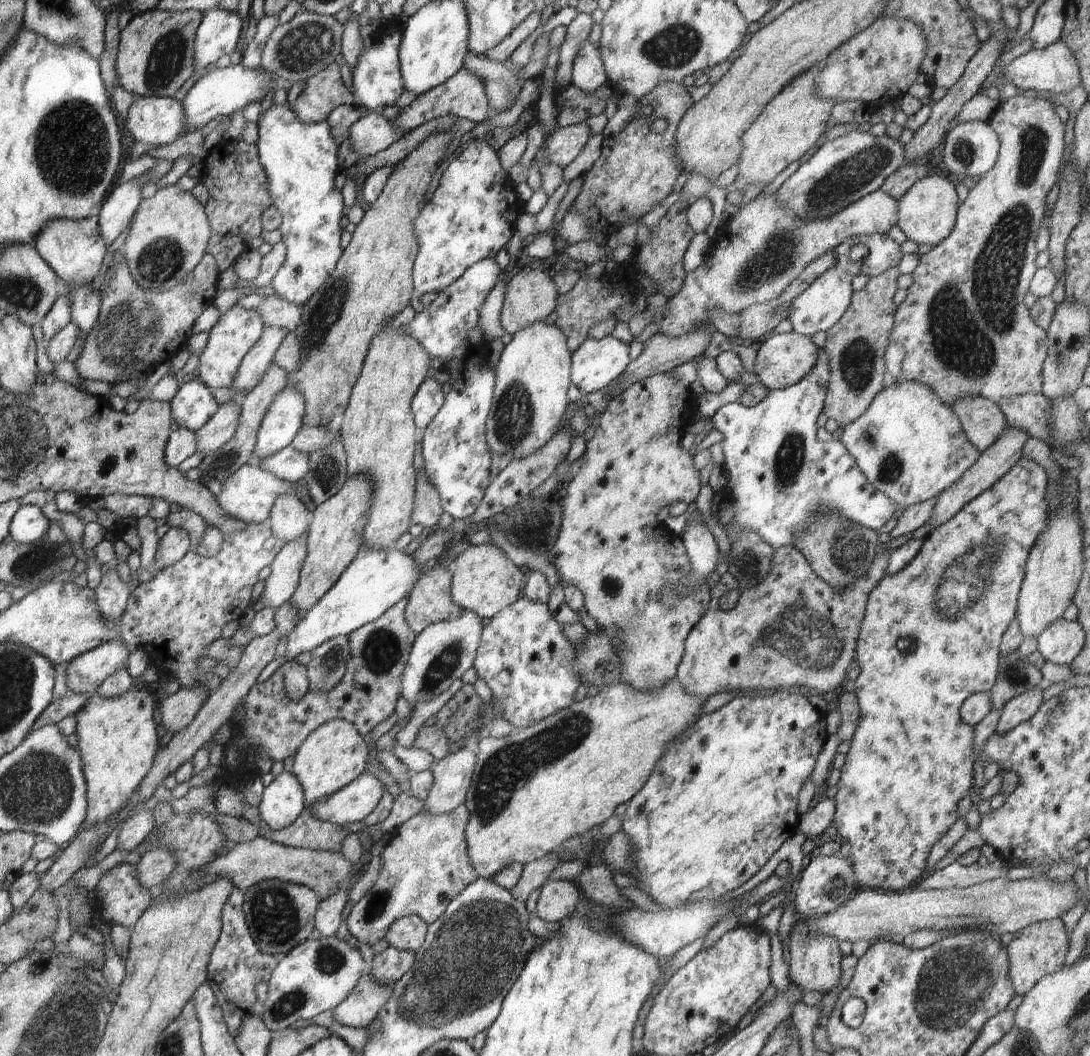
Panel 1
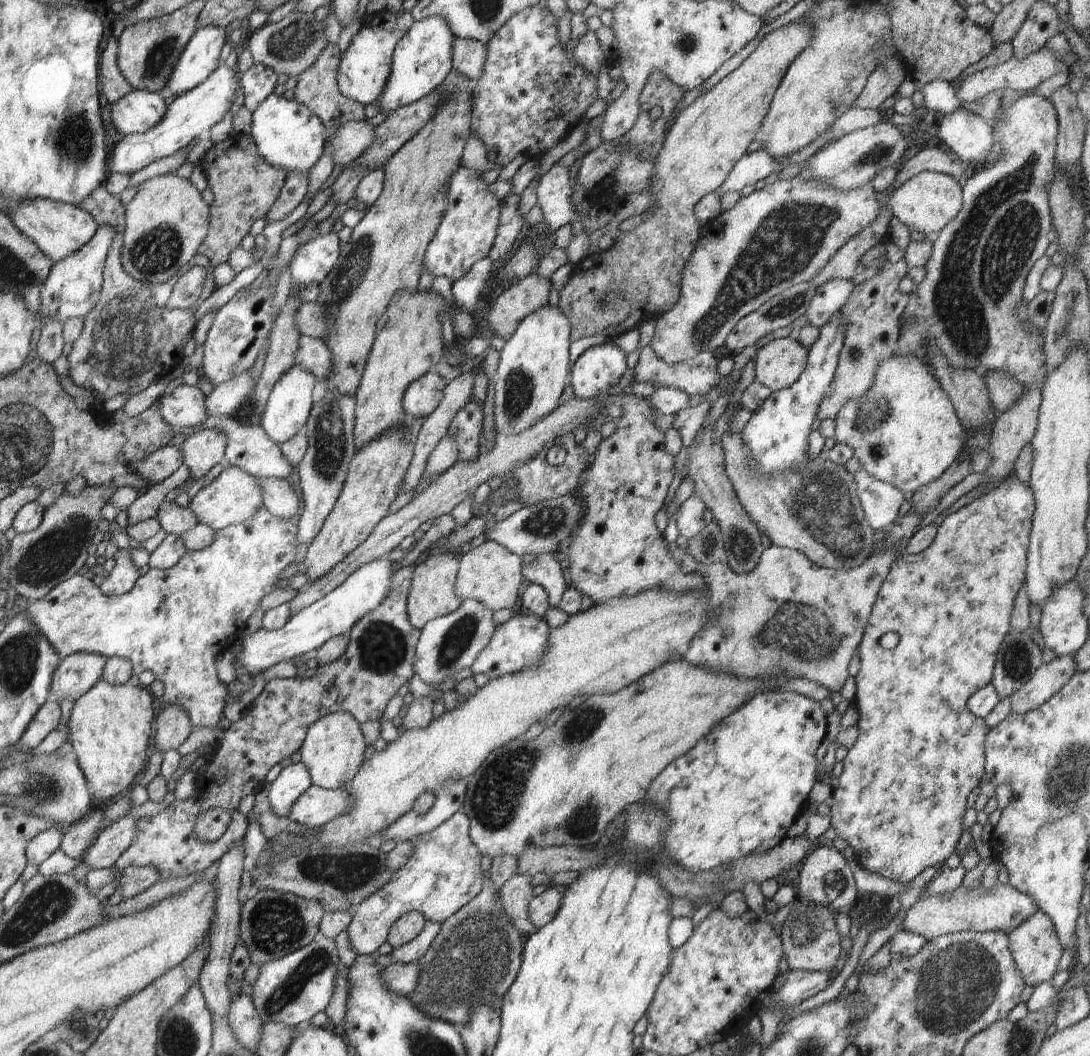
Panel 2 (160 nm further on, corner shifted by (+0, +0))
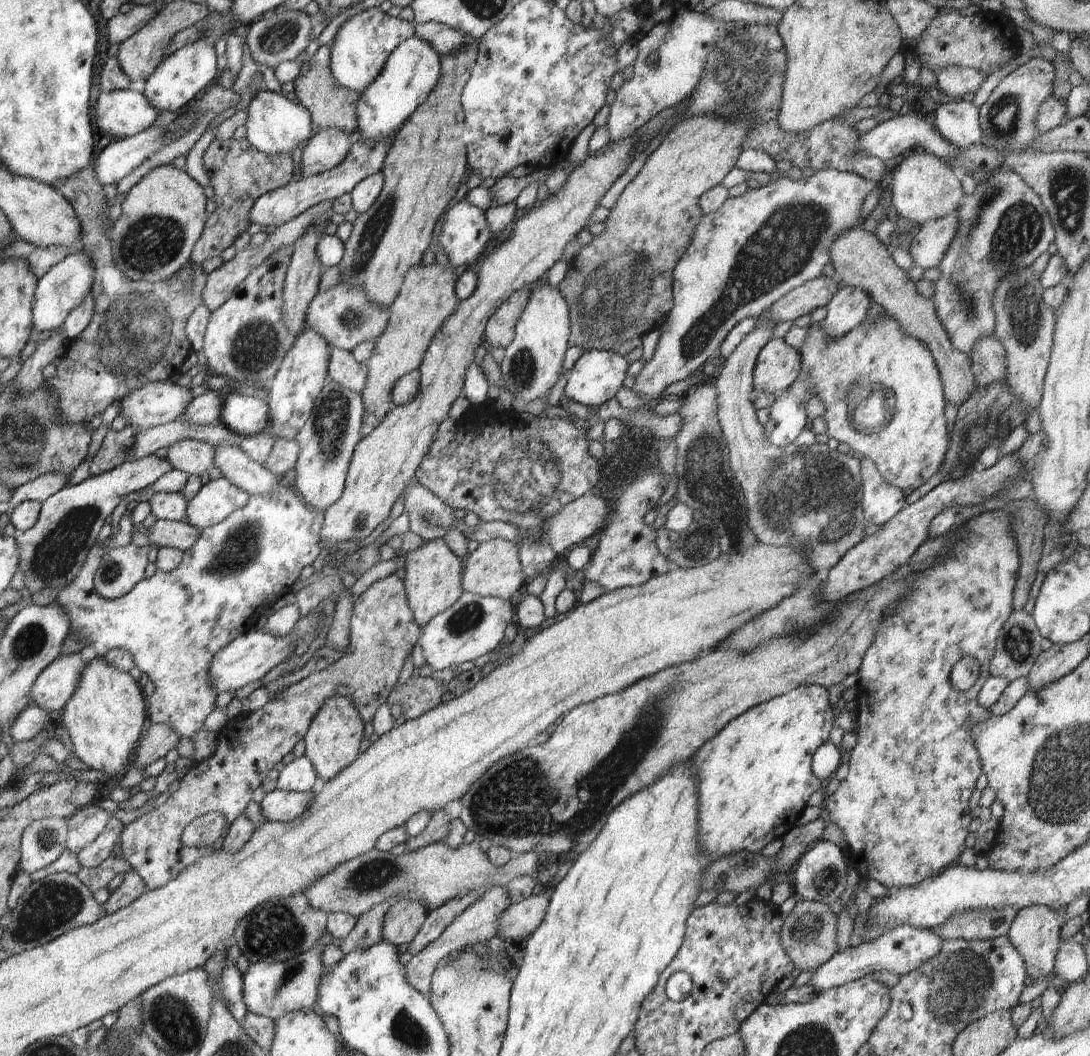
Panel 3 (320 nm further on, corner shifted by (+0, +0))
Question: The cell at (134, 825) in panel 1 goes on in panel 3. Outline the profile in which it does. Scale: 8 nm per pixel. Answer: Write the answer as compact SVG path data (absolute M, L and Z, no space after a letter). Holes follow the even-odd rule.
M111 817L104 831L92 842L78 852L78 862L81 868L96 868L109 856L114 856L121 846L121 834L125 825L118 818Z

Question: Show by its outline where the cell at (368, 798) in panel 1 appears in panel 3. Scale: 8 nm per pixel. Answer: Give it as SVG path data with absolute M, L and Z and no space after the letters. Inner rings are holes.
M320 784L309 792L293 792L275 789L264 796L260 804L262 816L266 821L280 821L284 823L298 819L308 812L310 802L314 800L314 794L320 790Z

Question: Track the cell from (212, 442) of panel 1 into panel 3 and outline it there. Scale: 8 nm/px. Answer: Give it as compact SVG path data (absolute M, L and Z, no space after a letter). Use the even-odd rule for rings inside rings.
M185 439L168 448L166 460L180 476L198 475L212 469L214 465L214 445L205 441Z

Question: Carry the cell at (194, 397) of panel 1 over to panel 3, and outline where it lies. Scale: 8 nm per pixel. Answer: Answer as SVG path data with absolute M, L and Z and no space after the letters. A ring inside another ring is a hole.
M171 381L150 382L120 400L120 415L136 430L178 420L193 400L191 389Z

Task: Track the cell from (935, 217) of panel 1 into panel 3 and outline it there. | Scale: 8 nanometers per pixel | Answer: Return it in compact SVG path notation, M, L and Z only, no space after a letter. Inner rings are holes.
M930 152L909 154L896 172L887 177L892 186L892 205L896 213L920 227L928 220L940 220L956 212L965 198L960 176Z

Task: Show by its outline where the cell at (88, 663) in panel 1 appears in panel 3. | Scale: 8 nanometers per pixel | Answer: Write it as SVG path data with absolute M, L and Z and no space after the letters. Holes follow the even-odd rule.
M80 652L58 657L52 664L42 670L42 673L38 676L36 682L34 682L33 688L30 688L30 702L58 717L62 713L64 706L68 703L68 700L72 697L72 694L76 692L76 686L80 682L82 670L88 664L90 664L90 661L85 662Z

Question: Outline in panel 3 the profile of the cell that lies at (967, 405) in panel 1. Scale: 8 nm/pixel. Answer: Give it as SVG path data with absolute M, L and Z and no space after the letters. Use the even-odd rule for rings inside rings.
M862 225L844 230L842 236L836 236L830 248L830 259L841 285L859 287L866 291L898 324L898 329L902 330L902 334L918 340L927 348L936 364L948 402L962 406L978 390L968 356L953 348L950 336L946 334L938 320L932 300L918 294L915 284L896 265L891 251L877 239L875 234L866 232Z

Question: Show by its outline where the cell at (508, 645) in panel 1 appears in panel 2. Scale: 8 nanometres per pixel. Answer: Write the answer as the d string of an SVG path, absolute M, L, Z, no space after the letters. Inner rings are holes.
M523 611L520 616L514 615L508 622L495 628L490 642L480 651L471 666L473 674L486 674L492 680L537 665L546 650L550 629L551 626L544 618L534 613Z

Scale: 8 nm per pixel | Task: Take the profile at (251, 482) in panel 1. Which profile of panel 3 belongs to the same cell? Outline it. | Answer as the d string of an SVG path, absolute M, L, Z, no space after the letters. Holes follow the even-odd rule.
M222 476L204 484L187 503L185 522L200 530L210 528L226 520L234 510L244 508L251 496Z

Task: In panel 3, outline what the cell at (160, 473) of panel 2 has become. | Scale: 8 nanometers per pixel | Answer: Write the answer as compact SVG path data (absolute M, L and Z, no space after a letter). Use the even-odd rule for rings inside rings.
M152 454L141 460L128 460L110 472L93 475L44 500L36 525L28 531L16 532L14 536L20 552L18 570L24 573L24 589L21 593L28 598L43 589L66 587L75 580L90 550L97 543L106 518L113 514L125 495L153 486L170 470L172 466L166 458Z

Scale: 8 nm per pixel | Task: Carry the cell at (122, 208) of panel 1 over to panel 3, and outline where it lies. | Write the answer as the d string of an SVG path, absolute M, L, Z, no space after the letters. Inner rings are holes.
M83 251L66 256L56 266L52 266L46 275L37 282L32 304L33 328L40 332L52 331L62 327L68 314L78 308L91 293L95 271L92 258Z

